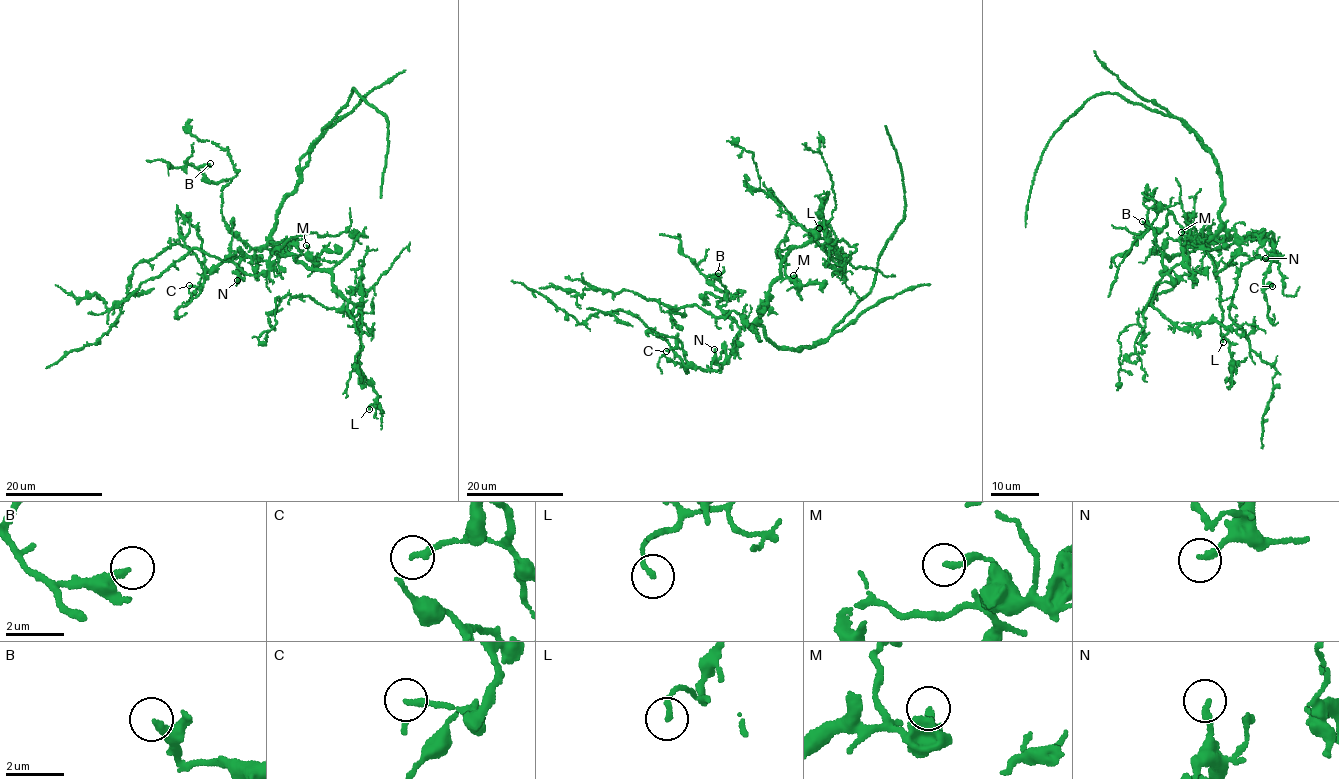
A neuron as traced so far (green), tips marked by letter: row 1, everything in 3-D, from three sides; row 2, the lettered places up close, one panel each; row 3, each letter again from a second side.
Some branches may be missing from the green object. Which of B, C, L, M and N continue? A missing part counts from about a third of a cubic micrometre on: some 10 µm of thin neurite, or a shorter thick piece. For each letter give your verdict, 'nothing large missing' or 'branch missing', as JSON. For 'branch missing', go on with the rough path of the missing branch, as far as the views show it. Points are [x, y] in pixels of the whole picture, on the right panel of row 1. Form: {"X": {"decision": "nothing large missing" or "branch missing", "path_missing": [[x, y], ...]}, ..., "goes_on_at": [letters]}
{"B": {"decision": "nothing large missing"}, "C": {"decision": "nothing large missing"}, "L": {"decision": "nothing large missing"}, "M": {"decision": "nothing large missing"}, "N": {"decision": "nothing large missing"}, "goes_on_at": []}

